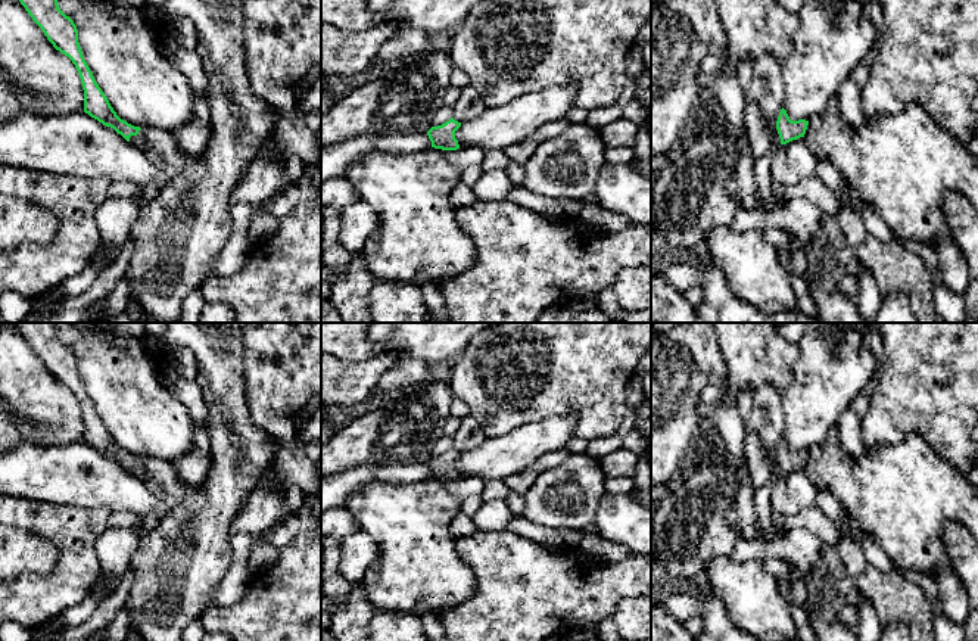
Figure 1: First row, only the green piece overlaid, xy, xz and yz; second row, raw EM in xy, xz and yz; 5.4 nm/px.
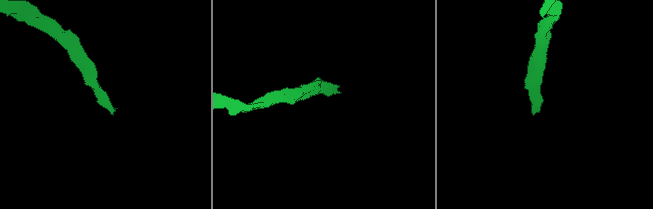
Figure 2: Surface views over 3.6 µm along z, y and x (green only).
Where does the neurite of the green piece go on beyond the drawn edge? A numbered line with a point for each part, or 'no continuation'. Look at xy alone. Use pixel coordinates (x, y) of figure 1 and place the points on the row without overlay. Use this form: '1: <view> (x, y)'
1: xy (174, 491)

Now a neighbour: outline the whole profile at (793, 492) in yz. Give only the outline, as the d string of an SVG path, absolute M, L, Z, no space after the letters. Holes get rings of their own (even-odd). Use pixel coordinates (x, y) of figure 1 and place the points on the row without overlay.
M800 467L773 479L772 510L782 516L795 516L816 505L817 488Z

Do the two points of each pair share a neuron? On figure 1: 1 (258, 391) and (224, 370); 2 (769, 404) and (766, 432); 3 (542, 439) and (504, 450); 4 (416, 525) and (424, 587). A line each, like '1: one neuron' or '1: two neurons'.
1: two neurons
2: one neuron
3: one neuron
4: one neuron

